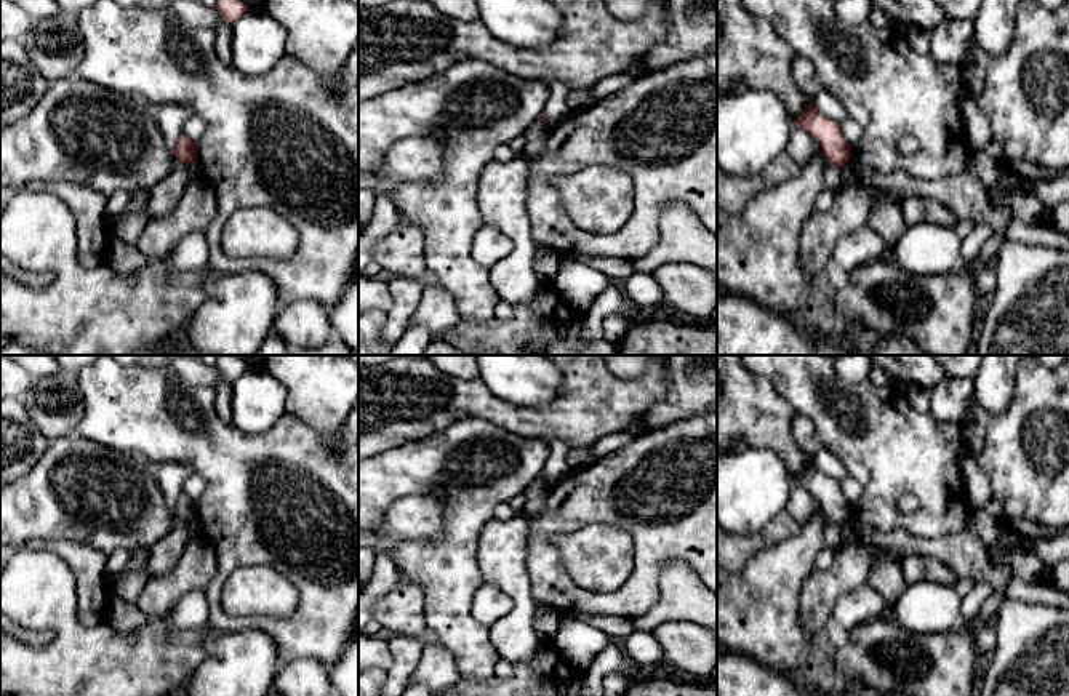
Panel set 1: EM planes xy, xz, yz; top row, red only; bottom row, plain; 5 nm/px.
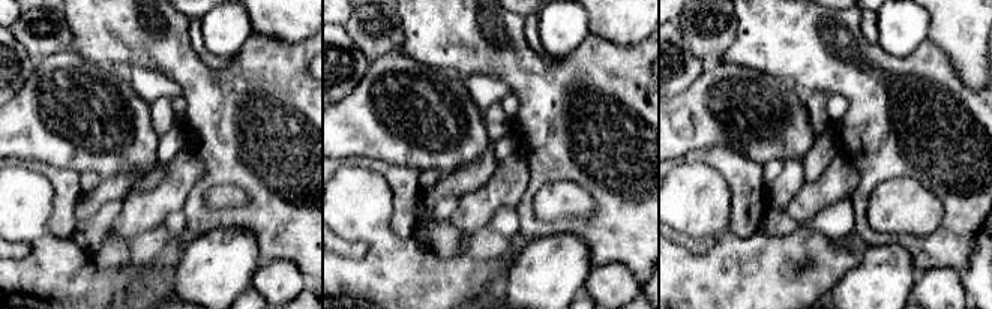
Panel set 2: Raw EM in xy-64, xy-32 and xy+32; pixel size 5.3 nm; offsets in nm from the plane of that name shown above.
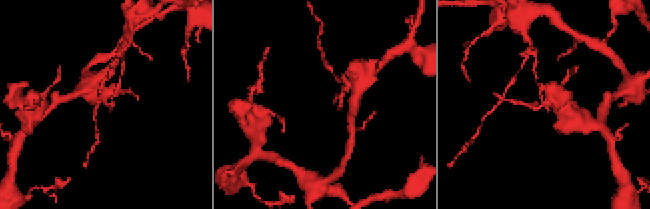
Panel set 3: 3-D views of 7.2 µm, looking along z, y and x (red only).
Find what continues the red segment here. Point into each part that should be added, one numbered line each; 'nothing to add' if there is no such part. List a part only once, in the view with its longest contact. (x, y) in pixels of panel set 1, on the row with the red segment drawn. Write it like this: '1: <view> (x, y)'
nothing to add

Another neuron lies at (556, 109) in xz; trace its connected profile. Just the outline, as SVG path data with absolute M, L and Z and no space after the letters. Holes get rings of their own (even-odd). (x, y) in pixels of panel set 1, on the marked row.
M565 83L551 85L551 96L543 112L551 128L560 123L563 118L567 118L571 114L567 104L567 98L570 91L571 90Z

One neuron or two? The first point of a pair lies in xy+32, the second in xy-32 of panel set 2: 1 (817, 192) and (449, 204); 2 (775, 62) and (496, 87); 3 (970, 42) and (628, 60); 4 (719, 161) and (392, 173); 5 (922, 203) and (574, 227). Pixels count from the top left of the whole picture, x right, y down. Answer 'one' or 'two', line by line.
1: two
2: two
3: two
4: one
5: two

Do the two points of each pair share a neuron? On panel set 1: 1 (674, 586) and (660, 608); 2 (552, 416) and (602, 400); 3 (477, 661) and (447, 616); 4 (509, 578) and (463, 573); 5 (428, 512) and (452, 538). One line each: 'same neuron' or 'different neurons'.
1: same neuron
2: same neuron
3: same neuron
4: different neurons
5: different neurons

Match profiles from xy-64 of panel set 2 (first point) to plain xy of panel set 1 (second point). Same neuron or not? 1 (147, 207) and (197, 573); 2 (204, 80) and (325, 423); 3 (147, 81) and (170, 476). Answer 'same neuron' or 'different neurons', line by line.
1: same neuron
2: different neurons
3: same neuron

